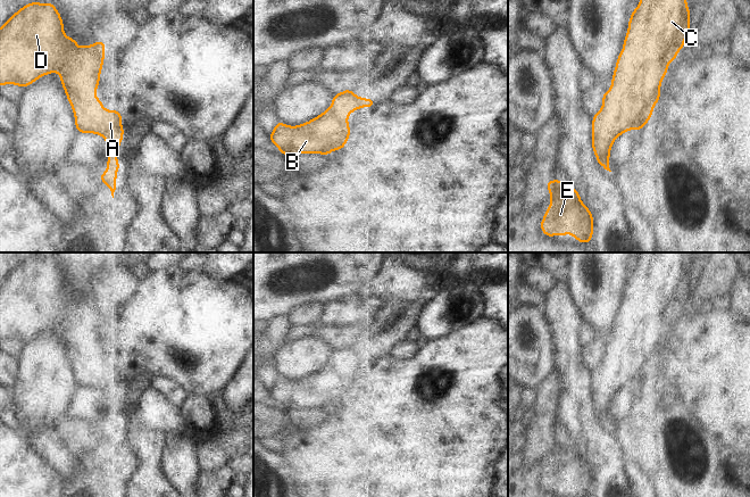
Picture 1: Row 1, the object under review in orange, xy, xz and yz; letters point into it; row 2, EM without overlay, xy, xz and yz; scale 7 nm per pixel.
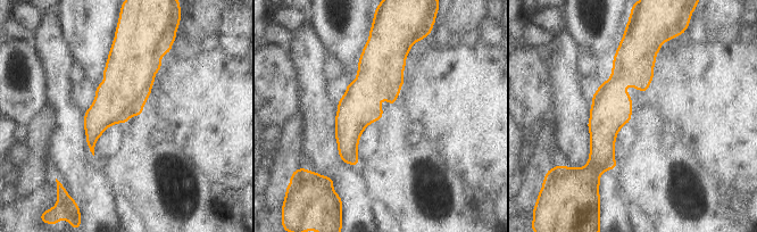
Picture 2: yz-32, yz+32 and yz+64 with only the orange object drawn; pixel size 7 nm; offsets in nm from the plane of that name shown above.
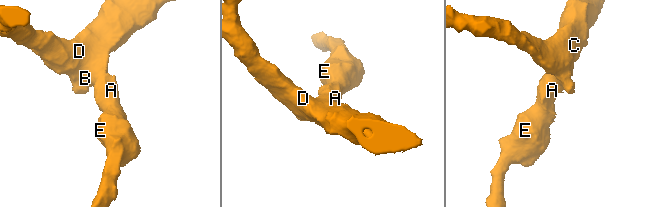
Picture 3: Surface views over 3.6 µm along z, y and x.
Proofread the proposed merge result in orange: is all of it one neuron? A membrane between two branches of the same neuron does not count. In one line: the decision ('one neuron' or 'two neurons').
one neuron

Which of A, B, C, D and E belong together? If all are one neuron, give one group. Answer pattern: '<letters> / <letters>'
A B C D E

